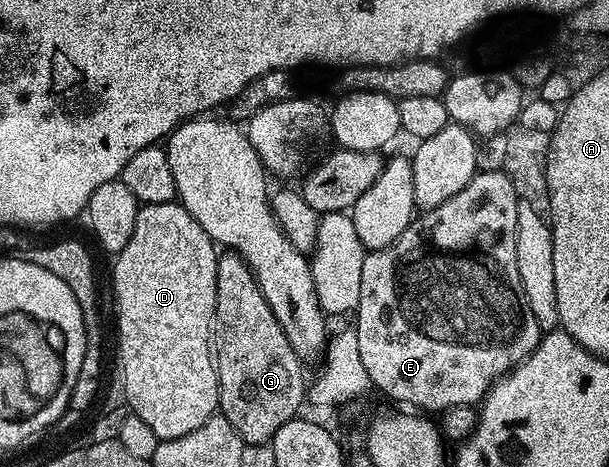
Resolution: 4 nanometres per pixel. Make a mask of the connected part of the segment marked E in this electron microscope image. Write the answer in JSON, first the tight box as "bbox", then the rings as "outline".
{"bbox":[356,169,544,412],"outline":[[[505,169],[479,170],[456,196],[444,200],[431,210],[421,211],[392,244],[379,250],[369,251],[363,260],[363,271],[360,281],[360,298],[356,309],[358,325],[356,331],[360,344],[361,363],[370,377],[370,385],[376,391],[395,398],[398,402],[411,402],[411,407],[422,412],[435,410],[441,412],[449,406],[474,406],[481,403],[490,387],[499,378],[510,373],[514,367],[527,358],[538,346],[544,333],[539,326],[536,316],[532,316],[532,308],[528,308],[528,300],[524,296],[524,284],[520,284],[520,271],[516,269],[516,216],[518,215],[519,196],[512,180],[506,175]]]}

